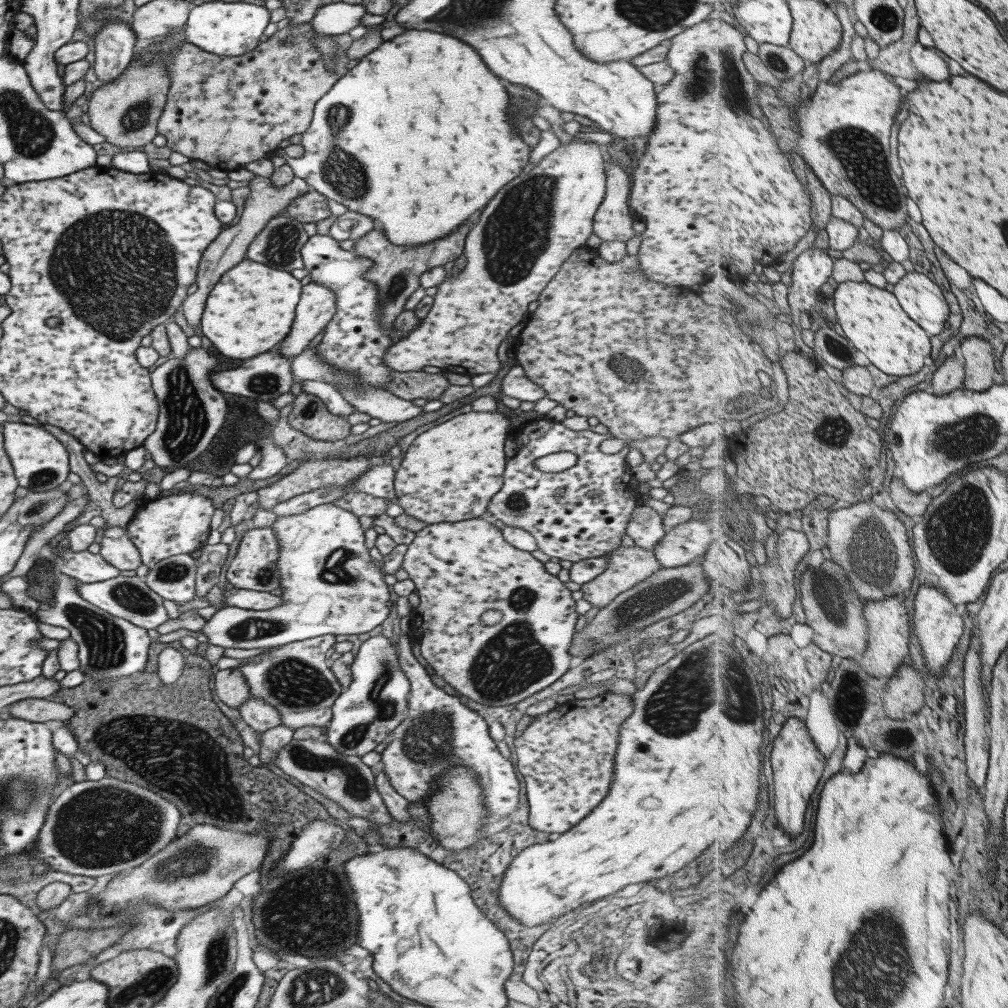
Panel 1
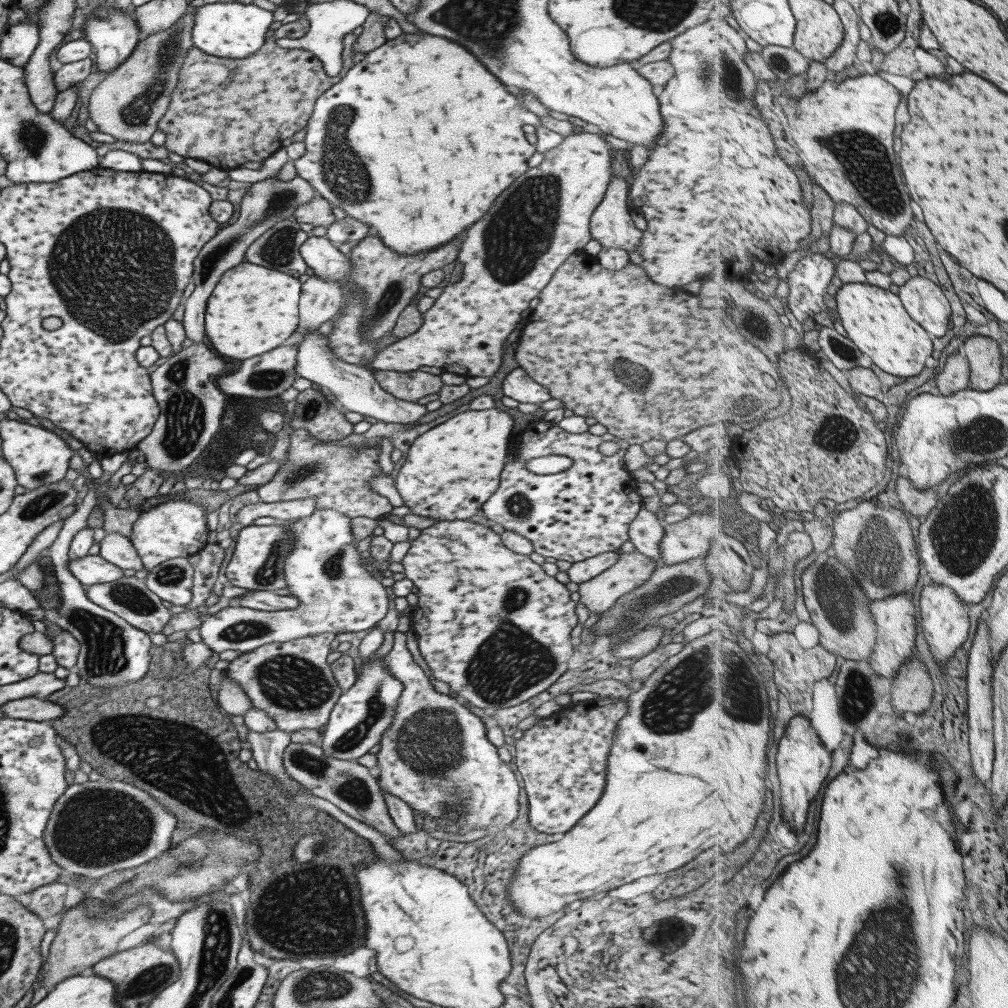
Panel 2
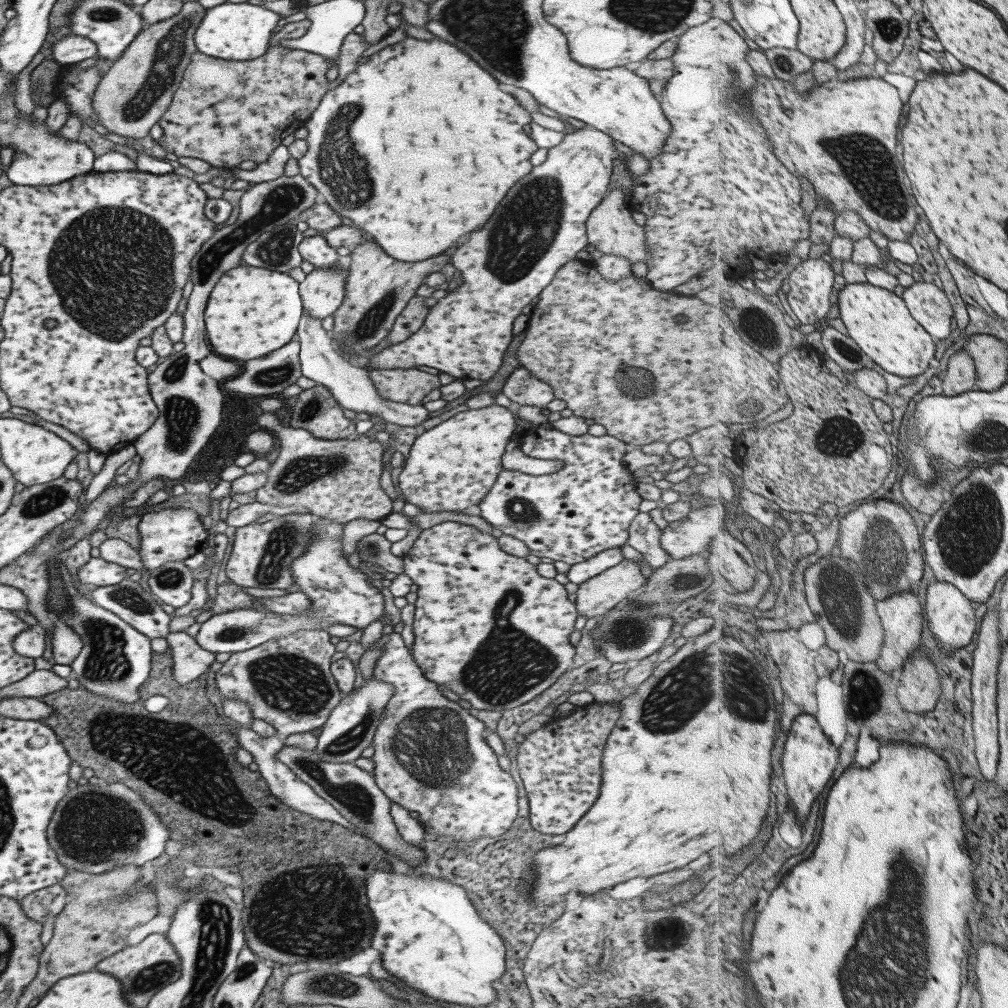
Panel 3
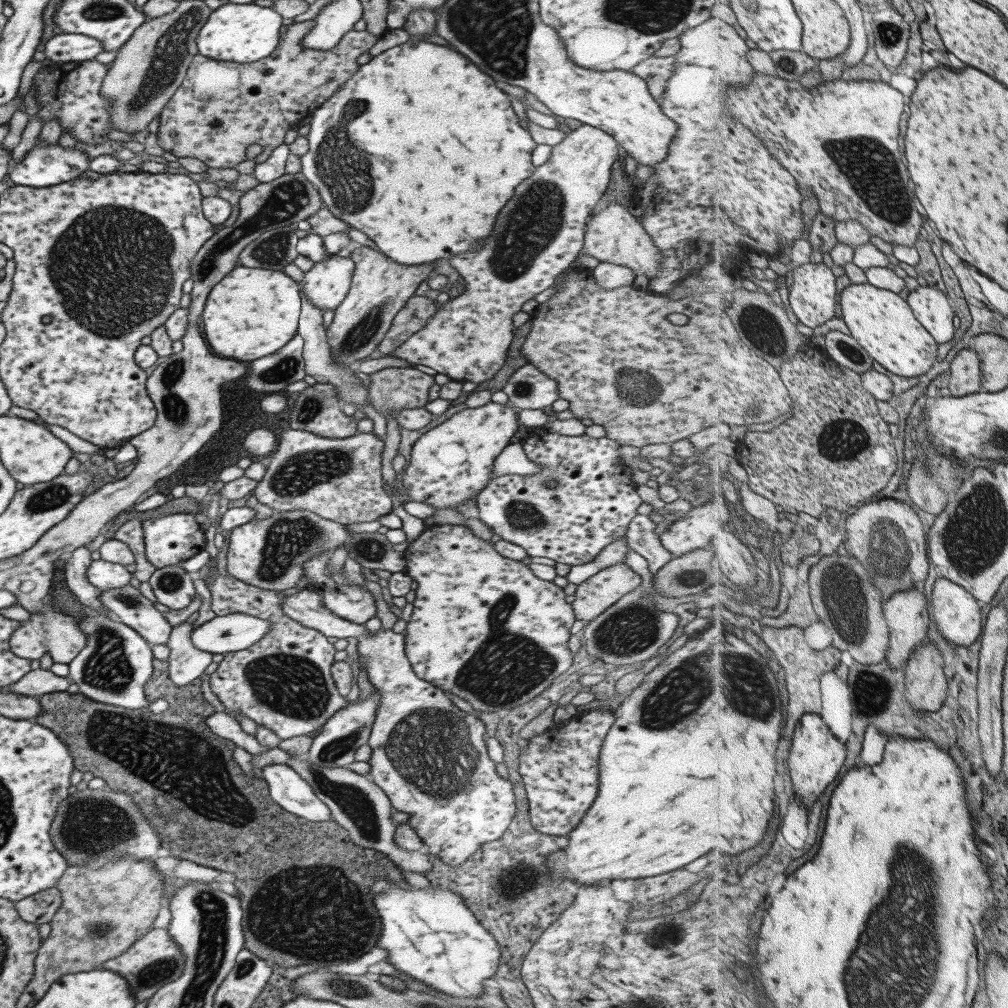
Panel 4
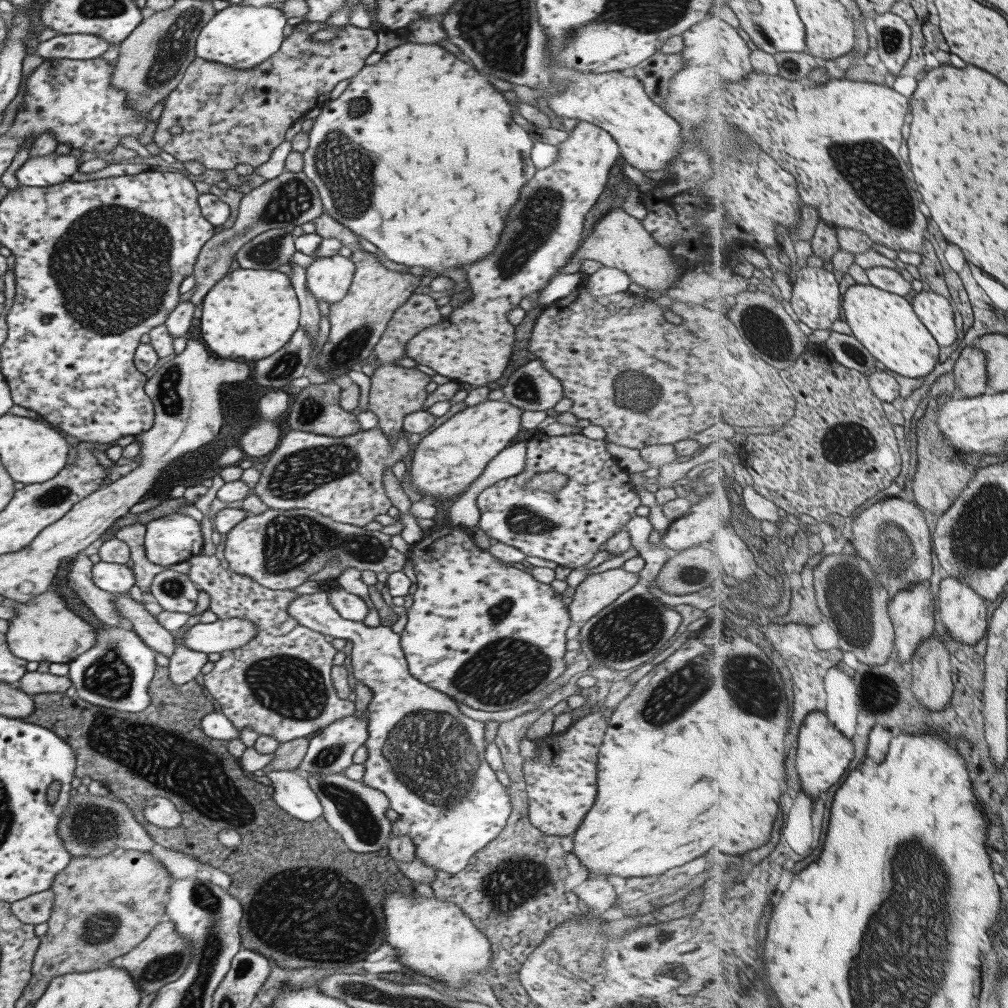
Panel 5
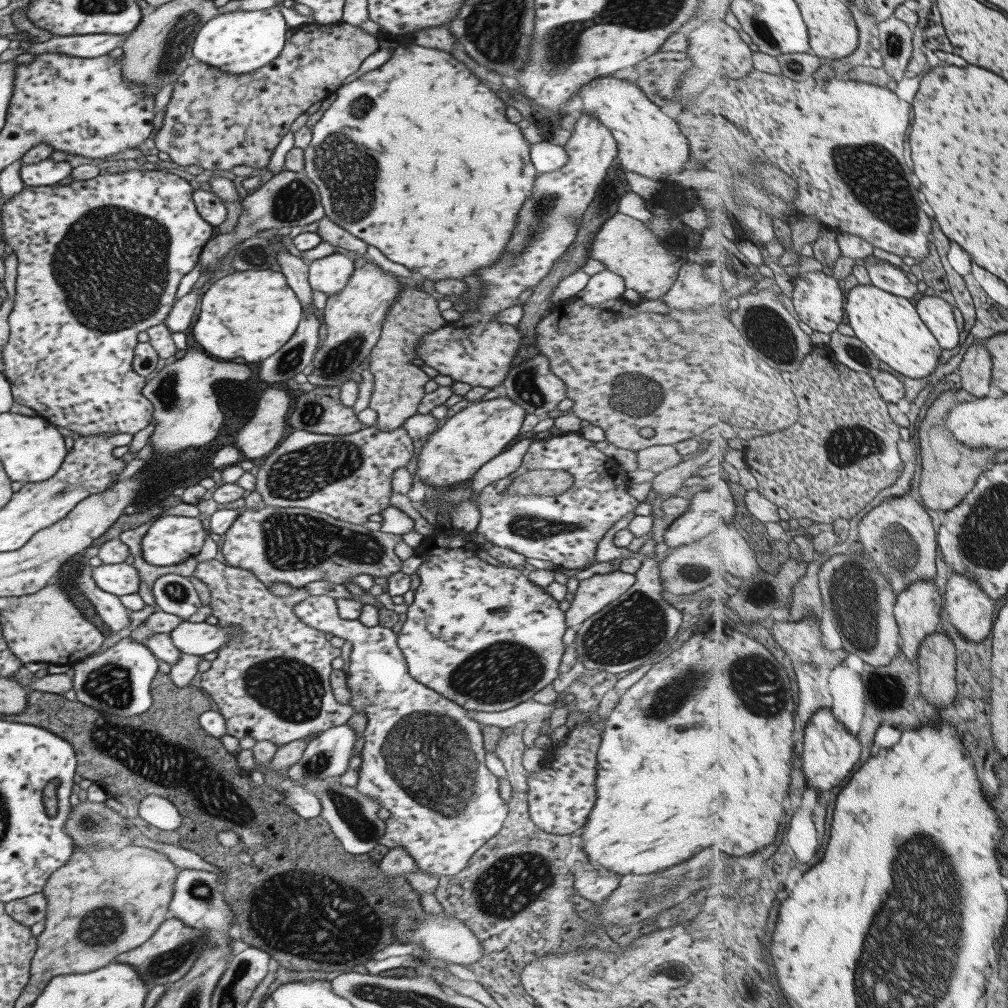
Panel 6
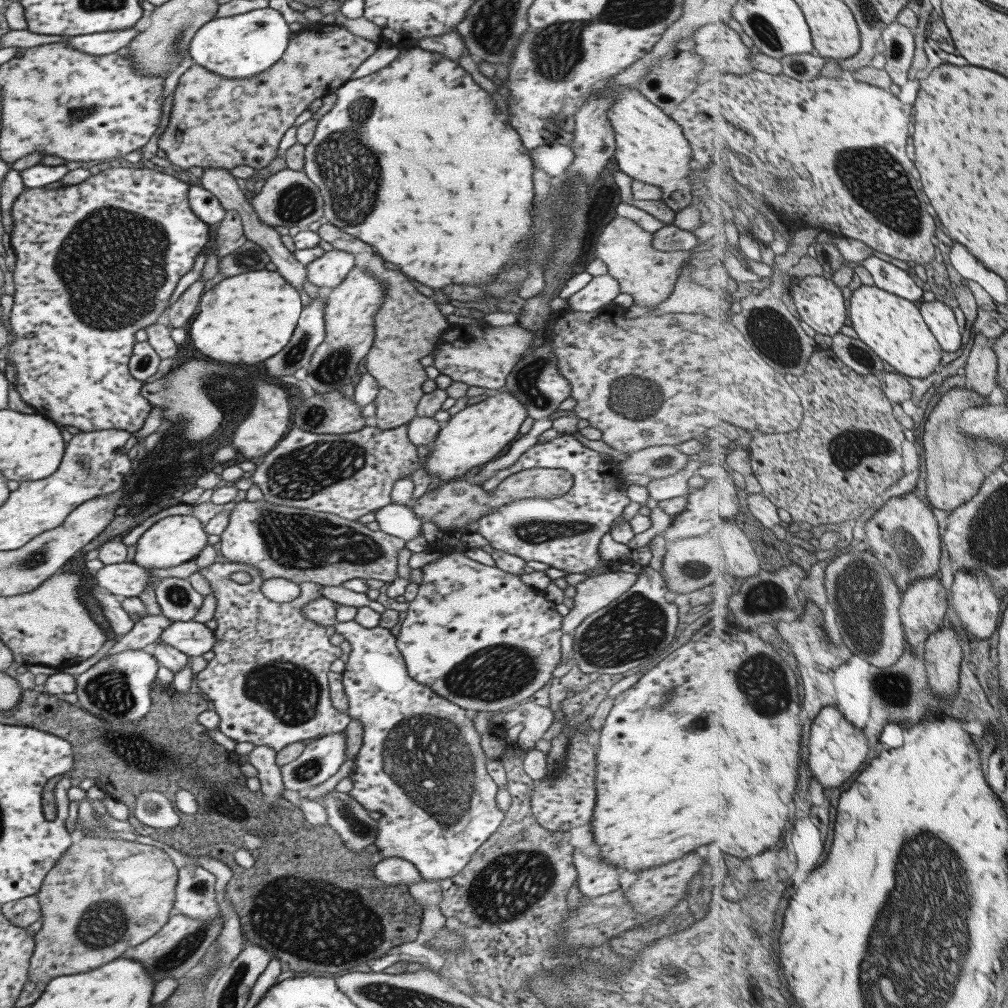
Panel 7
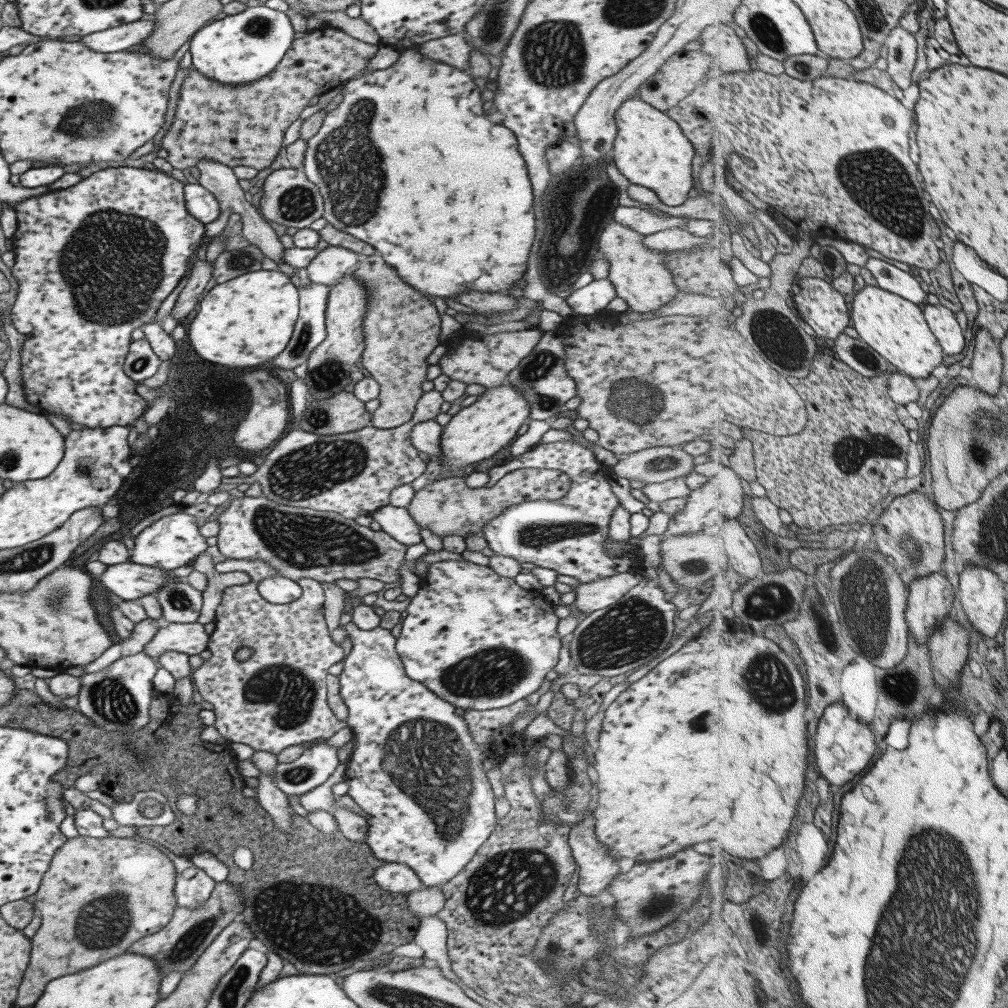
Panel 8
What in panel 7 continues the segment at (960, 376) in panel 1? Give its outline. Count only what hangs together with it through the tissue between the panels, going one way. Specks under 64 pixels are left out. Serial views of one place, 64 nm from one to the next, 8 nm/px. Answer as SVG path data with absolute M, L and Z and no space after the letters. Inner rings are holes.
M985 333L977 334L964 367L965 386L985 397L995 390L995 386L999 386L999 359L994 343Z

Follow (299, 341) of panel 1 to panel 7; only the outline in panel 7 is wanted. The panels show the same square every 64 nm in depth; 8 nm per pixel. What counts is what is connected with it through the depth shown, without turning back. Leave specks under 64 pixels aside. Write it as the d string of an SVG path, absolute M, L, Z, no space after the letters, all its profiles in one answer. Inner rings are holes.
M332 249L325 251L305 267L307 281L326 292L341 283L347 272L353 268L353 255Z

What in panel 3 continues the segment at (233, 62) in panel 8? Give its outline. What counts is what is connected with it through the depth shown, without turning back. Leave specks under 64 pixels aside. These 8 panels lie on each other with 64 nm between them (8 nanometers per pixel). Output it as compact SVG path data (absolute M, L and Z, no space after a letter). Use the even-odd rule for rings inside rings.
M225 2L205 10L199 27L193 33L194 46L197 52L212 58L229 61L253 60L265 54L278 20L279 15L261 6L253 6L247 2Z

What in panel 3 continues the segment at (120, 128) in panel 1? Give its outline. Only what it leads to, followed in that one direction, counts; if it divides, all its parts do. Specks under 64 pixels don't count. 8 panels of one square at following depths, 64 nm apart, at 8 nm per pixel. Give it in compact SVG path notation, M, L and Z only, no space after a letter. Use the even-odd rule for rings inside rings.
M183 2L181 10L163 22L143 27L100 78L92 96L92 107L101 126L127 140L142 139L171 102L189 56L195 51L193 33L205 15L199 2Z

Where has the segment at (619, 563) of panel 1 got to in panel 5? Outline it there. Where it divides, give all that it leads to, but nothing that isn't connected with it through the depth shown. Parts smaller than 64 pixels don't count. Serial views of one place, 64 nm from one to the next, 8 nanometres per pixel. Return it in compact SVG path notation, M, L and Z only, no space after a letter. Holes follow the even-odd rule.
M621 567L587 575L574 588L572 600L566 606L571 623L585 623L620 594L628 591L637 579L635 573L624 571Z

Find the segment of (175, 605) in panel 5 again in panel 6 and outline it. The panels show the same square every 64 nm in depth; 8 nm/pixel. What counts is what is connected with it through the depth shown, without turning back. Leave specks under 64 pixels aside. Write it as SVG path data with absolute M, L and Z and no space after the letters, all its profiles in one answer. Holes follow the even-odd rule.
M164 574L153 582L152 595L157 610L187 621L200 607L200 598L187 577Z

